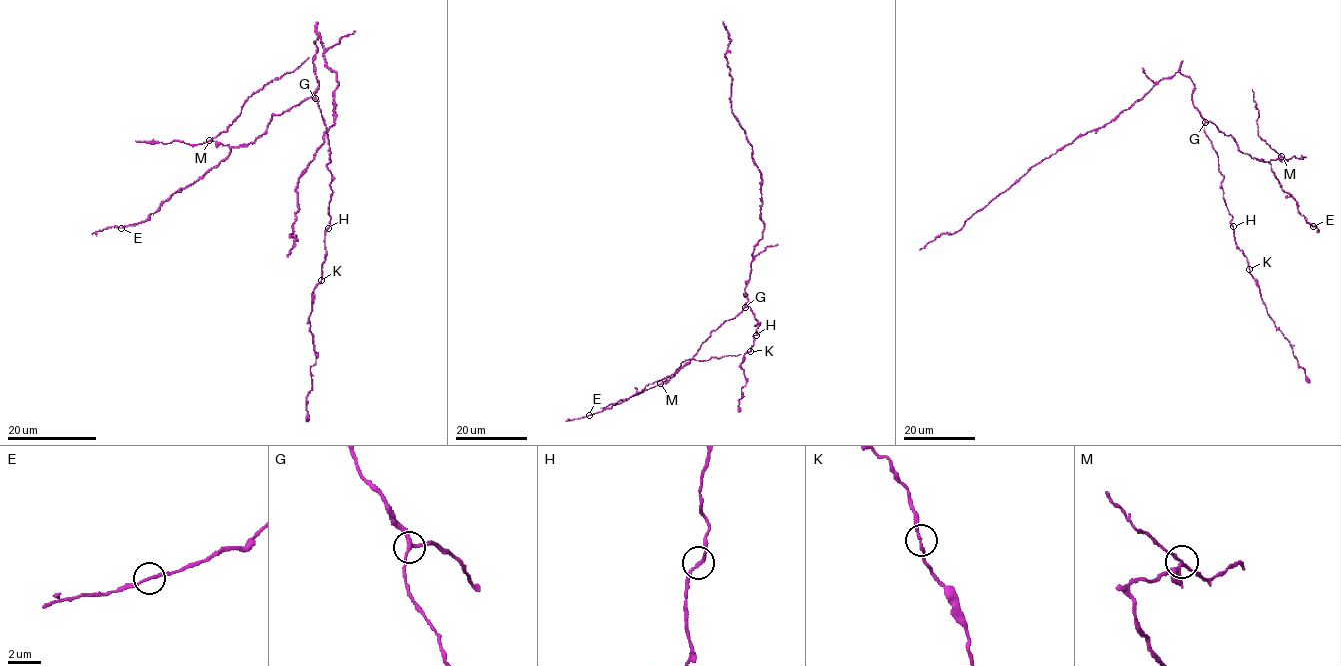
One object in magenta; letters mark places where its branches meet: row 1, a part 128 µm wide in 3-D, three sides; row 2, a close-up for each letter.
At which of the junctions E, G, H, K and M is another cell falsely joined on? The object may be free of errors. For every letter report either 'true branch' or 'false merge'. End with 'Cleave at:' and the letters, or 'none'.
E: true branch
G: true branch
H: true branch
K: true branch
M: false merge
Cleave at: M

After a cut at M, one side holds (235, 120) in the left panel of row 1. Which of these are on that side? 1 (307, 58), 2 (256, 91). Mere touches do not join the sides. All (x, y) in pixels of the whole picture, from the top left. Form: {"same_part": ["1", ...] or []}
{"same_part": ["1", "2"]}

